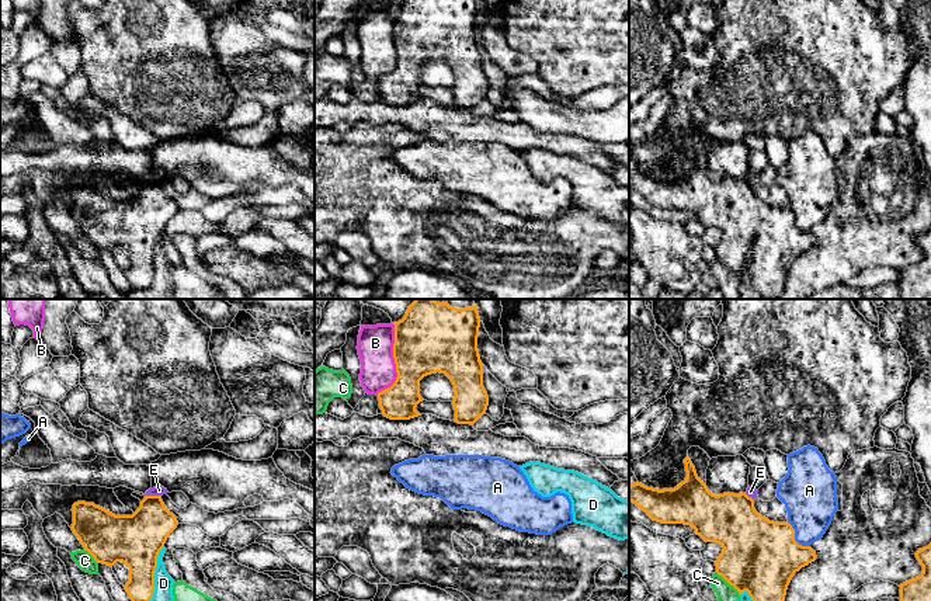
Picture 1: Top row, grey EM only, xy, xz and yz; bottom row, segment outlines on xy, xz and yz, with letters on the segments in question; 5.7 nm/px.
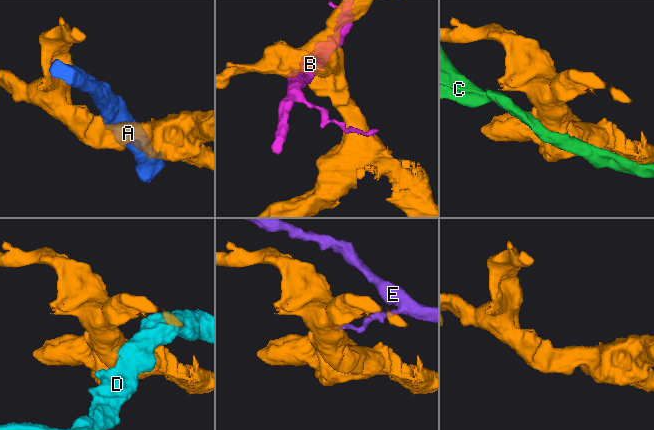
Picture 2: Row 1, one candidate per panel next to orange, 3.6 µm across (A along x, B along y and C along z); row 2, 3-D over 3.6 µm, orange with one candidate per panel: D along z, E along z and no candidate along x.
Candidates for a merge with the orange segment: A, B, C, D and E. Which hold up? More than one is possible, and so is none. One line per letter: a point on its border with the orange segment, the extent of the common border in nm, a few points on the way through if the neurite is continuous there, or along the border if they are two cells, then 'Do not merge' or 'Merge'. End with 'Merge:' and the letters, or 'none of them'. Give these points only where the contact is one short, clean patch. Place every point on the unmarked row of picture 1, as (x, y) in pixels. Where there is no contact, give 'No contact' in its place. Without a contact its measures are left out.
A: Touches orange at yz (794, 223). Shared border 200 nm. Do not merge
B: Touches orange at xz (395, 48). Shared border 420 nm. Do not merge
C: Touches orange at yz (729, 268). Shared border 190 nm. Do not merge
D: Touches orange at xy (153, 267). Shared border 380 nm. Do not merge
E: Touches orange at xy (153, 181). Shared border 100 nm. Boundary: xy (145, 180), (160, 181). Do not merge
Merge: none of them

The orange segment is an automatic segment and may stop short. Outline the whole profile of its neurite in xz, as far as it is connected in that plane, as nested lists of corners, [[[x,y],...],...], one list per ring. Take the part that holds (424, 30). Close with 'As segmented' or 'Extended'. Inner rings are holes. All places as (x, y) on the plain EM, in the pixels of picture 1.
[[[404,0],[395,8],[393,44],[397,63],[395,69],[379,77],[379,93],[382,100],[390,105],[410,105],[421,101],[416,93],[424,84],[420,81],[420,66],[431,59],[445,59],[454,70],[454,107],[473,111],[487,95],[489,81],[483,72],[483,49],[477,35],[480,3],[479,0]]]. As segmented

